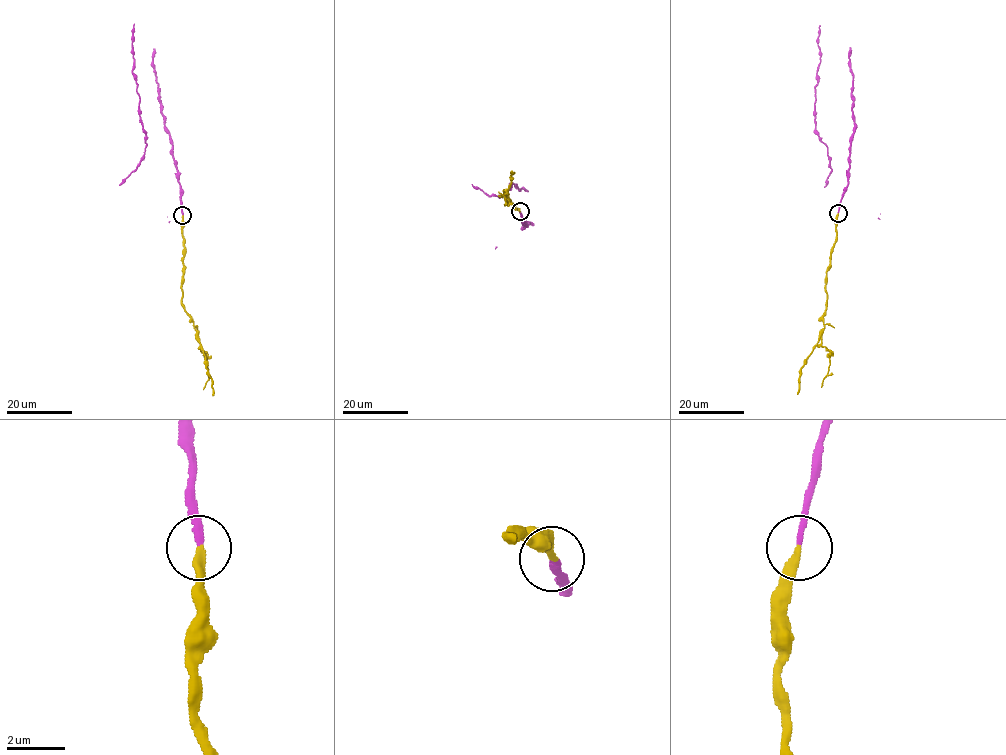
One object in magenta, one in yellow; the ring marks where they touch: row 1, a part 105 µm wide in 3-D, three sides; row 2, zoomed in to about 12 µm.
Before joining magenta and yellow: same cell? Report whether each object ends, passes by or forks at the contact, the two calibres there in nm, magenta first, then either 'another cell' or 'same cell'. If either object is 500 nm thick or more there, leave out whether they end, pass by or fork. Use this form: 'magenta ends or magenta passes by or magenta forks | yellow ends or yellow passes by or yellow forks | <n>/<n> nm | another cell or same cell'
magenta ends | yellow ends | 200/280 nm | same cell

